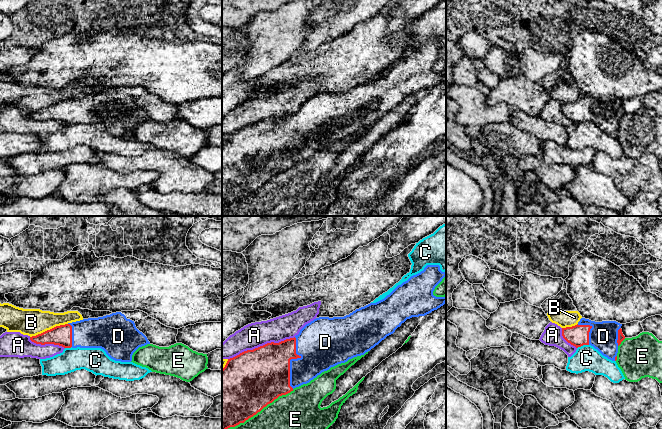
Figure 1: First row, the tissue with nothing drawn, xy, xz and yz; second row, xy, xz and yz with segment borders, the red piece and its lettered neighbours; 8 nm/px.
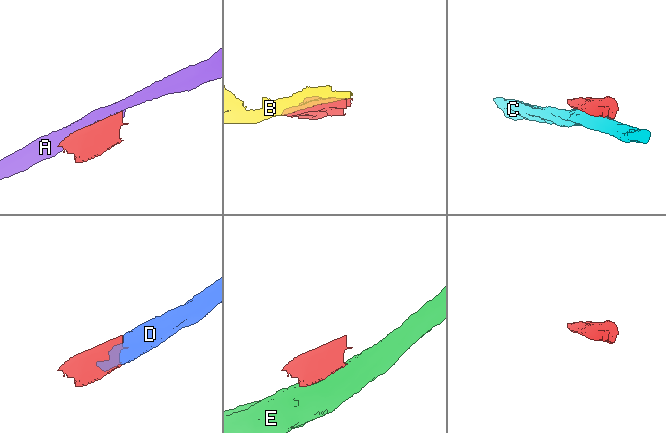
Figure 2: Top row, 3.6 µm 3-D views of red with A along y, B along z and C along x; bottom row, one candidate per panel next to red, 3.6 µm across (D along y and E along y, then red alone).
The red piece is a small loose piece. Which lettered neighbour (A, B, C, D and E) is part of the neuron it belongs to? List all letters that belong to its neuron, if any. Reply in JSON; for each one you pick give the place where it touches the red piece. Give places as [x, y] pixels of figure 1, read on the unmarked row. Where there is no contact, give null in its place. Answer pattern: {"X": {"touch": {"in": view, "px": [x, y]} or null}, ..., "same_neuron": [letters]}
{"D": {"touch": {"in": "xz", "px": [290, 135]}}, "same_neuron": ["D"]}

